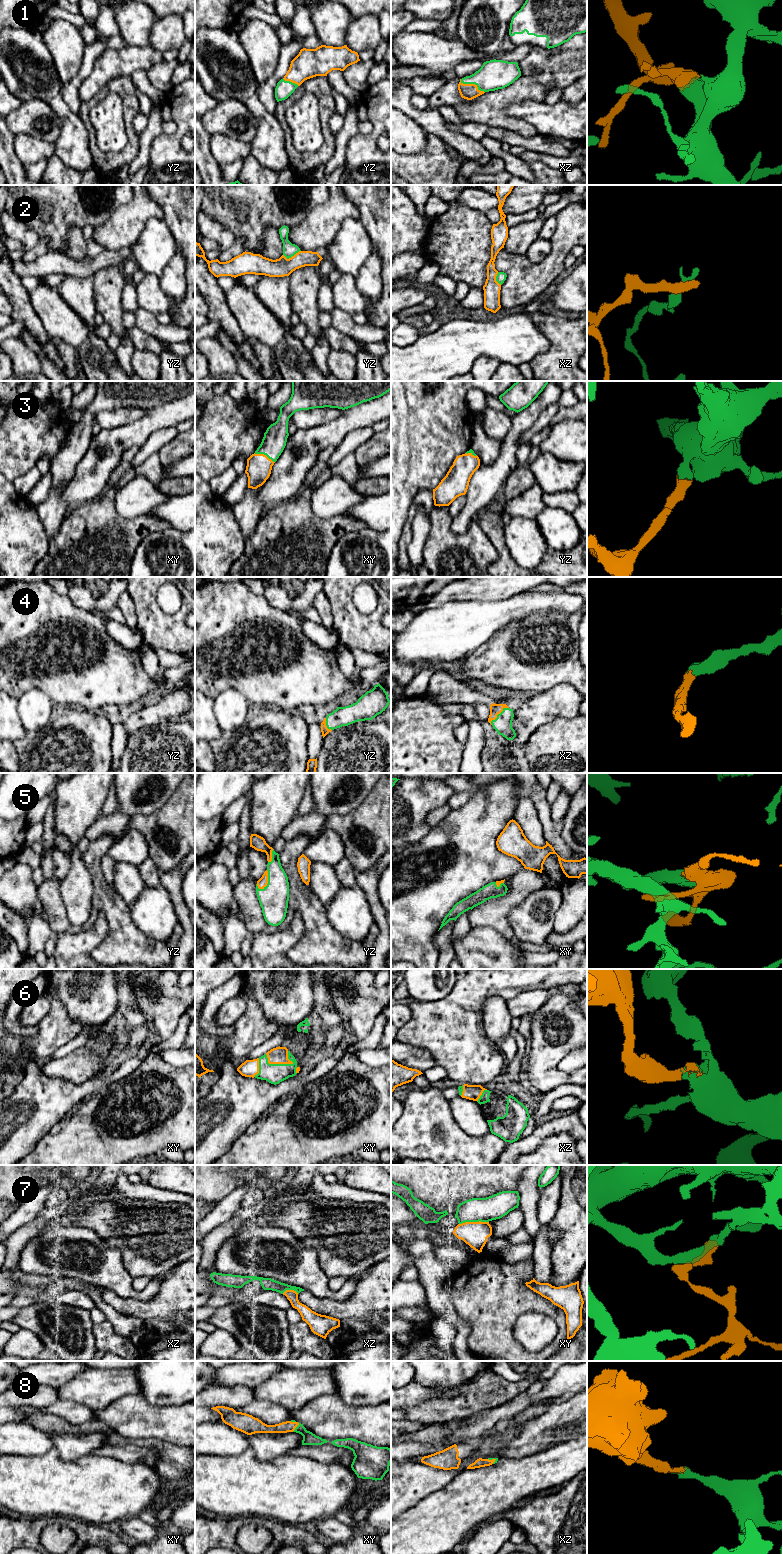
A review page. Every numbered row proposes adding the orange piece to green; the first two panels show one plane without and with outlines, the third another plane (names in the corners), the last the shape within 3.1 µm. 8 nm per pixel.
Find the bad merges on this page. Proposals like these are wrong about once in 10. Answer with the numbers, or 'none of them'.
2, 7

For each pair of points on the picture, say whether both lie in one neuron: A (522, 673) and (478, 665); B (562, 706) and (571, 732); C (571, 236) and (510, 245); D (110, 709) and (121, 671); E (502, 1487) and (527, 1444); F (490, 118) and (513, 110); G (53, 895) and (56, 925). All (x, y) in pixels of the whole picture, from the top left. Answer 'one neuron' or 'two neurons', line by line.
A: one neuron
B: two neurons
C: two neurons
D: two neurons
E: two neurons
F: two neurons
G: one neuron

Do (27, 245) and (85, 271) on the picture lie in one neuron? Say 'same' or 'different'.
different

